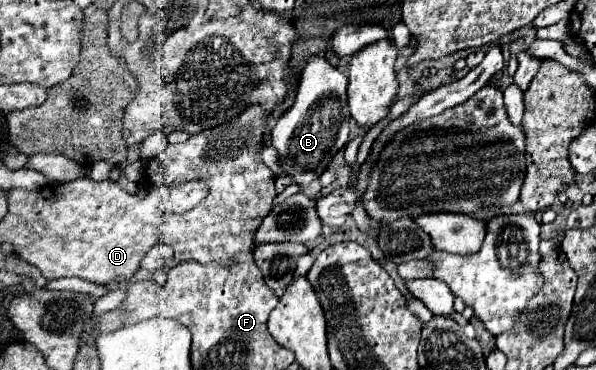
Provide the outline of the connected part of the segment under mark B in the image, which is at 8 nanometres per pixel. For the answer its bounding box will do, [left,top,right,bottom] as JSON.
[271,56,349,194]

